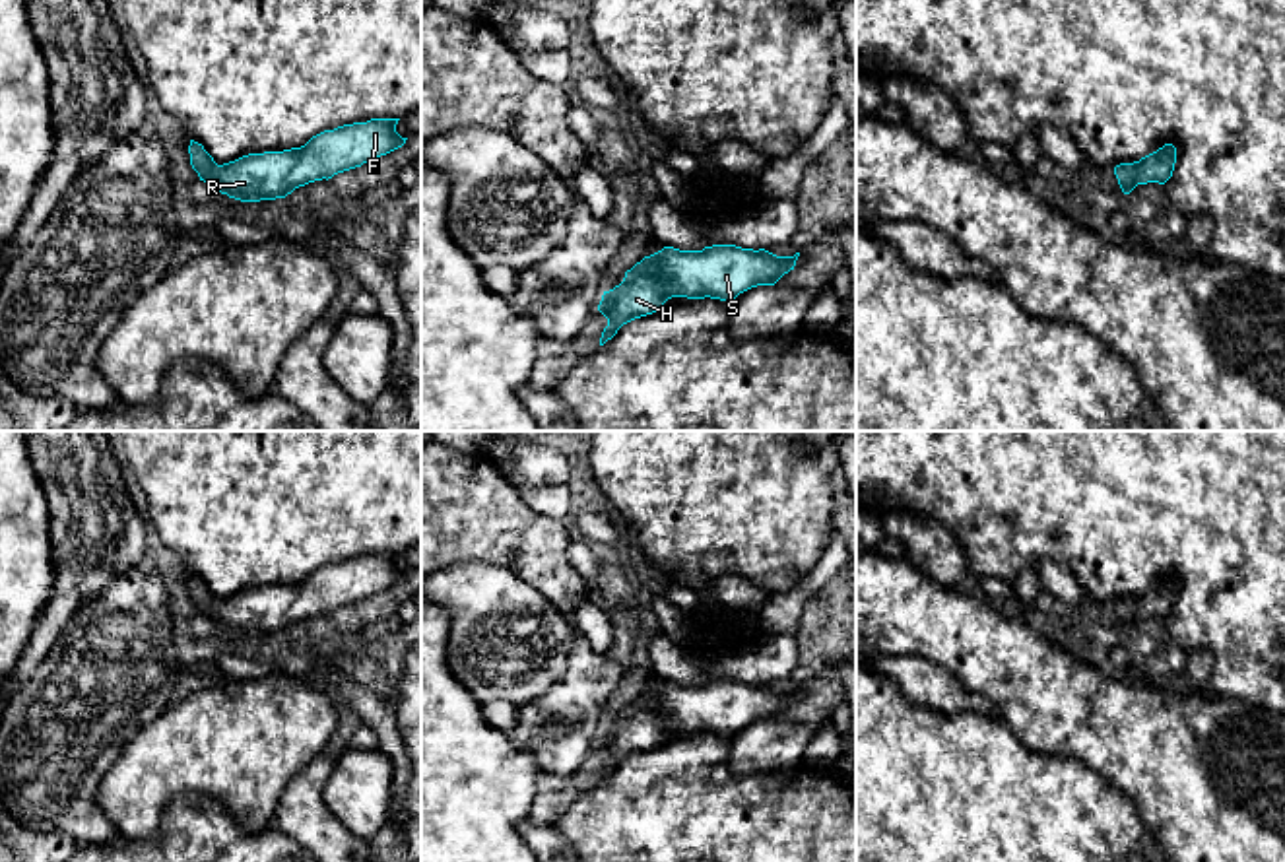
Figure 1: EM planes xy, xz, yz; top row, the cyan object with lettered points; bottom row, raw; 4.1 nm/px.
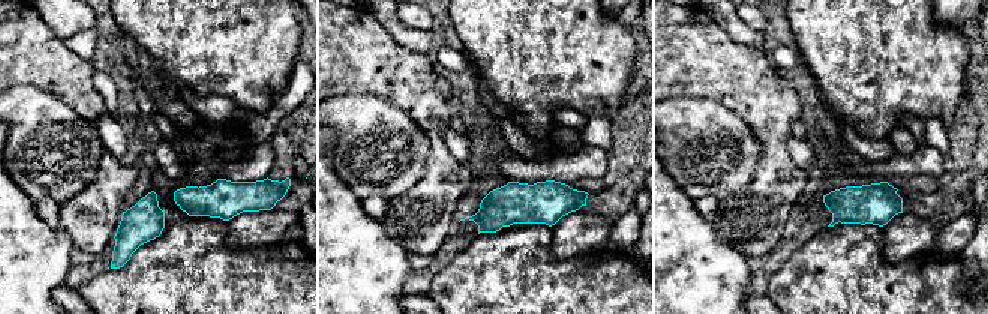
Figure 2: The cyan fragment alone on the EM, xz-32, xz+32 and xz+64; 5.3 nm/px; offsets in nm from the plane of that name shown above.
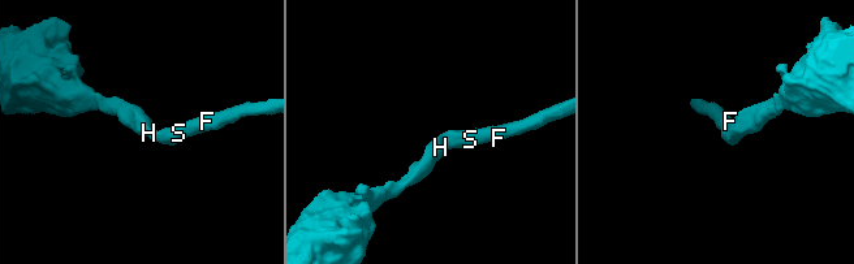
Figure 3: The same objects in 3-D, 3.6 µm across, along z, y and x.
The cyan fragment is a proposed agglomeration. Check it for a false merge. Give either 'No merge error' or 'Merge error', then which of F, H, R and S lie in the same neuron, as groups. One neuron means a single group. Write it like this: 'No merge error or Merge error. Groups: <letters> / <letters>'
No merge error. Groups: F H R S

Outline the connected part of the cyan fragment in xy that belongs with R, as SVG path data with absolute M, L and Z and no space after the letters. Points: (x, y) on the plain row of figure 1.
M371 553L367 557L344 559L334 565L324 565L313 571L301 582L248 588L223 600L217 600L202 579L190 575L190 600L198 608L200 615L204 615L212 627L221 627L241 637L285 633L299 621L322 613L328 615L338 608L361 602L367 596L373 596L380 590L386 590L402 582L408 573L402 573L396 567L398 555L400 553Z

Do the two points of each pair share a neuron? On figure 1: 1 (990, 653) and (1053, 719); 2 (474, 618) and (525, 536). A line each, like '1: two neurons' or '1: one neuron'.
1: one neuron
2: two neurons

